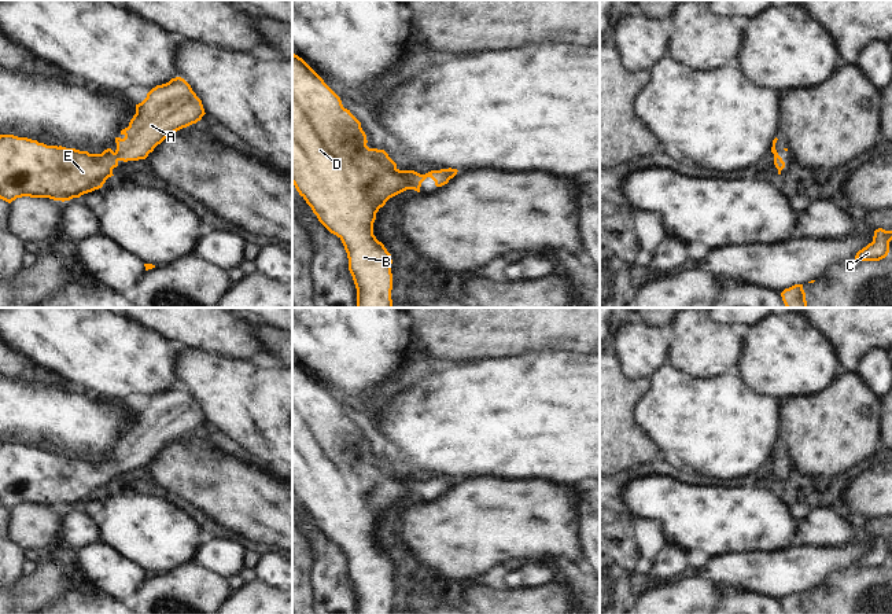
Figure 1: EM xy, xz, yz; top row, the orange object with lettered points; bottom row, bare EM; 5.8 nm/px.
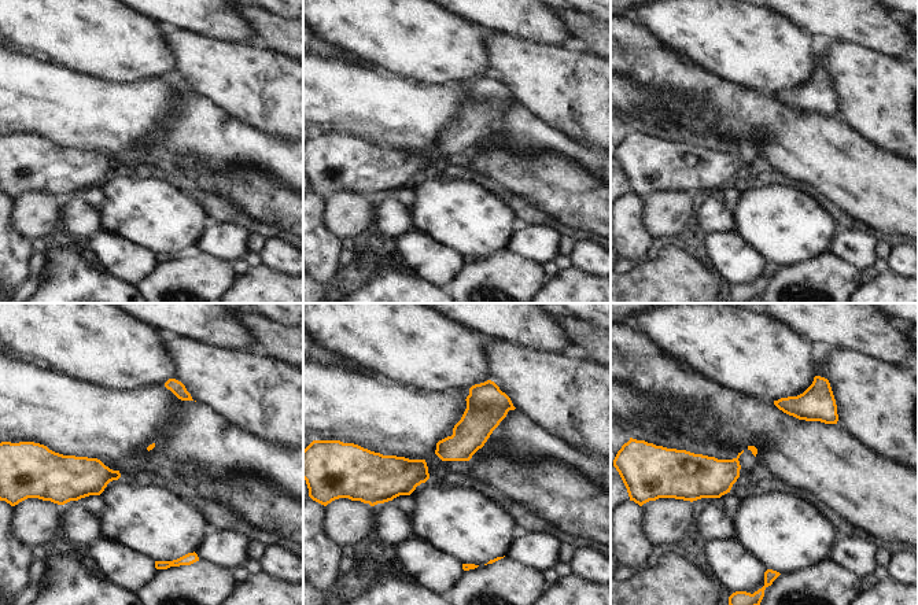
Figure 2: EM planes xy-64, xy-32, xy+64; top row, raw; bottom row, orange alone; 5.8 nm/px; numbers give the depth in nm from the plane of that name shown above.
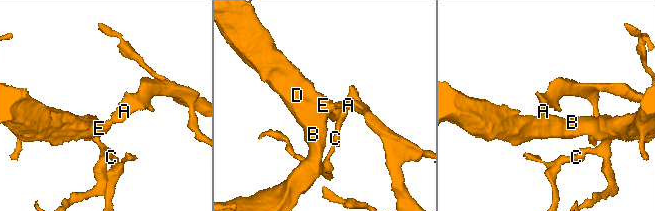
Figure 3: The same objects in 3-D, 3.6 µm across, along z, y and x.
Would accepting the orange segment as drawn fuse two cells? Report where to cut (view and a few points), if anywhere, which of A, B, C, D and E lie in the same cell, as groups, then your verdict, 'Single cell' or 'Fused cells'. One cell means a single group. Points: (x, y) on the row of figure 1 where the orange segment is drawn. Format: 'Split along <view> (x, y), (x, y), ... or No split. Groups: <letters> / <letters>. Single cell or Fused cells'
No split. Groups: A B C D E. Single cell.

